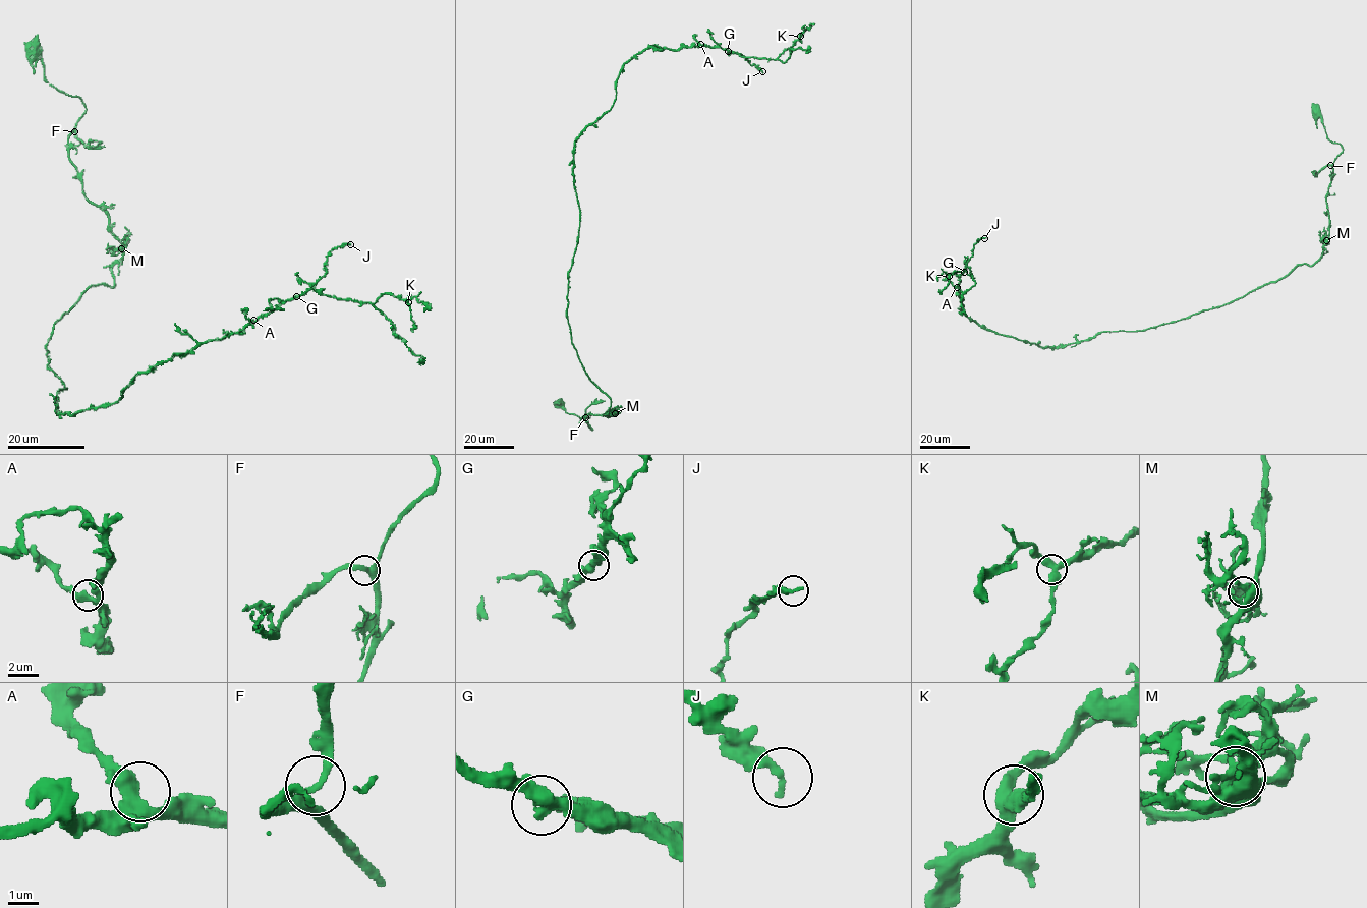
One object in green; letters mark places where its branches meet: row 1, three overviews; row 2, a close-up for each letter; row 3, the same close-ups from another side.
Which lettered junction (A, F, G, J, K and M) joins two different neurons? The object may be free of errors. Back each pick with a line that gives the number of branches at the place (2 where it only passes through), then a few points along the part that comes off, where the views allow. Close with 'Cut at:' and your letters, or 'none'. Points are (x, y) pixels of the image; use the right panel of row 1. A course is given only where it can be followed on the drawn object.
Cut at: none

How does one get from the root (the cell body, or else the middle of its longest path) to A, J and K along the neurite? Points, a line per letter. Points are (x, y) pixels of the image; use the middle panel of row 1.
A: (559, 404), (591, 430), (584, 415), (616, 412), (567, 317), (575, 140), (611, 109), (637, 54), (700, 44)
J: (559, 404), (591, 430), (584, 415), (616, 412), (567, 317), (575, 140), (650, 47), (720, 47), (762, 71)
K: (559, 404), (591, 430), (616, 412), (567, 295), (575, 140), (621, 67), (650, 47), (775, 59), (800, 36)

